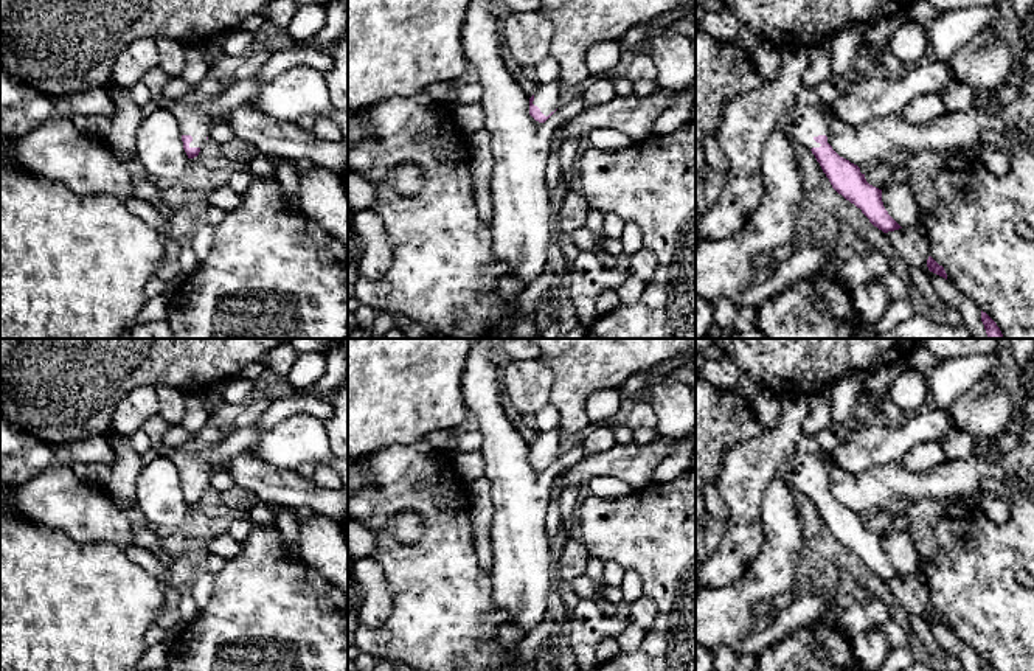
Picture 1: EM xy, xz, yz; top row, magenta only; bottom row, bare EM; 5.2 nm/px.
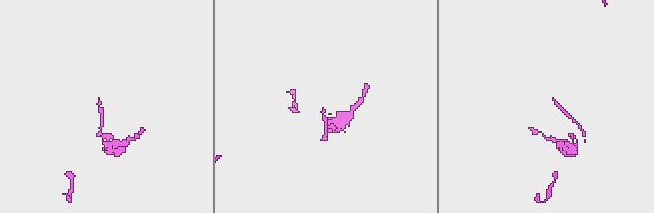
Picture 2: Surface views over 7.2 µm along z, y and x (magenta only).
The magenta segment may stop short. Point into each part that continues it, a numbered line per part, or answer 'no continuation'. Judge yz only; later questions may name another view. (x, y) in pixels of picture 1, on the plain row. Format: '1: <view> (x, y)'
1: yz (804, 469)

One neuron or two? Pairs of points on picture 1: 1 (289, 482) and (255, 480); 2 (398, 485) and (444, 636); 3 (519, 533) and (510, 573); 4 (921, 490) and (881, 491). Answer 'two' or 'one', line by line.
1: one
2: one
3: one
4: one

